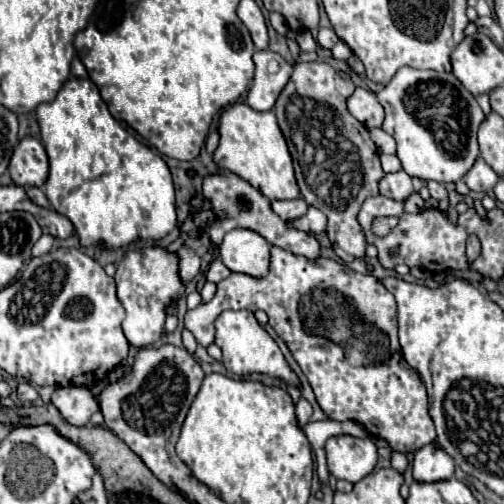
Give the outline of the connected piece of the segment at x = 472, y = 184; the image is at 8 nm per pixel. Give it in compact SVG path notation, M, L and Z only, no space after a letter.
M479 157L477 163L467 171L467 175L463 177L467 187L471 191L479 191L479 193L487 193L495 187L495 183L499 181L499 175Z

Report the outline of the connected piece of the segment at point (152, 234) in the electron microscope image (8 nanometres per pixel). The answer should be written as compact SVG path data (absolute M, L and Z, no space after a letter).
M67 79L55 101L37 107L37 123L49 157L49 177L43 191L51 207L71 219L83 247L101 241L117 249L135 239L161 239L175 227L175 189L167 163L113 119L91 79Z

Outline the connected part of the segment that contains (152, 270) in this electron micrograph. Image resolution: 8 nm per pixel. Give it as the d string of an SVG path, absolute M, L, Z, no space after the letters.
M161 245L131 249L117 263L115 283L117 295L127 311L127 317L123 321L123 333L127 341L139 349L159 341L165 333L167 307L187 293L187 283L183 283L179 277L179 255L167 251Z

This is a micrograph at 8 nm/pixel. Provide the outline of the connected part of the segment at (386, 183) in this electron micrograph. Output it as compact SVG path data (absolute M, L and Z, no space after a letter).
M397 171L397 173L387 173L383 175L381 183L379 183L379 193L383 197L391 197L397 201L405 201L411 193L413 193L413 185L411 185L411 177L405 175L405 171Z

